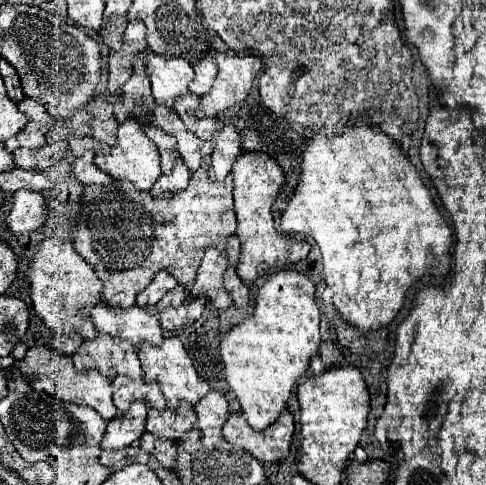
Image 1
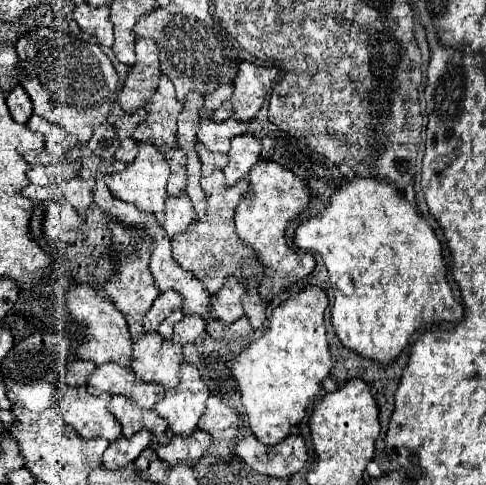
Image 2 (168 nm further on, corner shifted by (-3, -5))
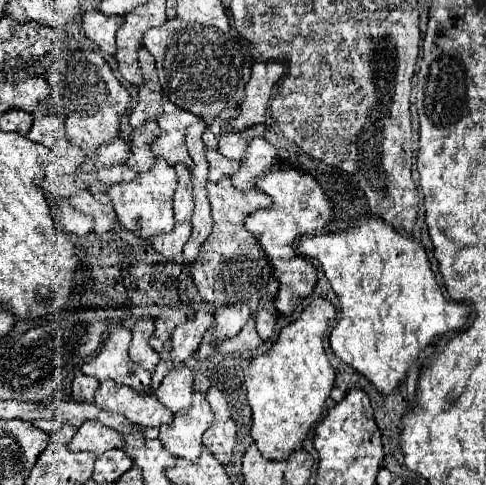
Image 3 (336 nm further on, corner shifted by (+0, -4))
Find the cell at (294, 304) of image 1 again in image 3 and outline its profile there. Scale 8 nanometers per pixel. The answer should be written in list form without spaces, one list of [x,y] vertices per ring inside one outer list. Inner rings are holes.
[[[316,298],[312,304],[302,312],[298,320],[282,328],[278,340],[274,346],[256,358],[252,358],[248,370],[246,370],[246,392],[248,392],[248,402],[254,412],[254,422],[252,422],[252,438],[262,452],[264,458],[268,460],[286,460],[294,450],[302,448],[302,440],[308,436],[310,428],[318,422],[318,418],[324,412],[324,404],[330,396],[330,390],[334,388],[334,368],[330,366],[326,352],[324,352],[324,334],[330,332],[330,326],[336,320],[336,308],[324,300]]]

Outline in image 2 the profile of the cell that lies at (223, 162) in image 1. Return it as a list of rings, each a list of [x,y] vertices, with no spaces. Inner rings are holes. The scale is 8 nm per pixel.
[[[237,135],[231,139],[231,151],[229,151],[229,163],[223,169],[225,181],[229,185],[235,185],[239,179],[243,179],[249,169],[259,161],[261,157],[261,143],[253,135]]]

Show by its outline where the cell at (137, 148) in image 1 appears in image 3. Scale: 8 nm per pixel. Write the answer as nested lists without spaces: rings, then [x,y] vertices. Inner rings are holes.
[[[156,158],[154,168],[138,174],[136,180],[114,184],[108,190],[108,196],[114,202],[114,210],[120,224],[144,240],[152,240],[158,234],[172,232],[174,222],[176,222],[174,212],[172,212],[172,198],[174,198],[176,182],[178,178],[176,178],[174,168],[164,158]]]

